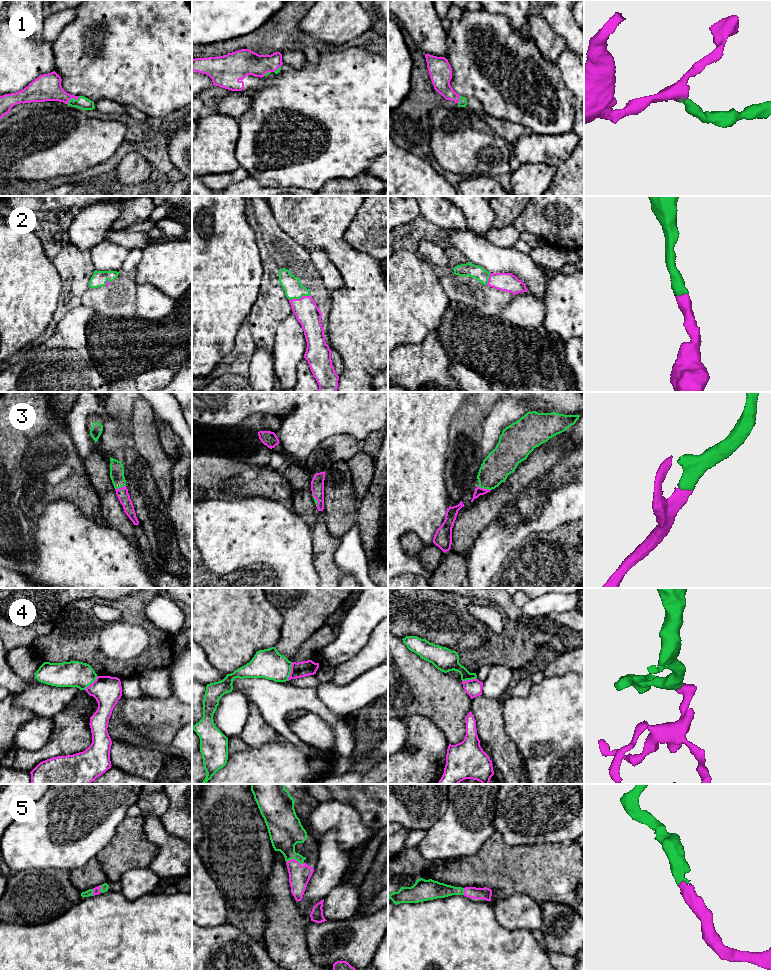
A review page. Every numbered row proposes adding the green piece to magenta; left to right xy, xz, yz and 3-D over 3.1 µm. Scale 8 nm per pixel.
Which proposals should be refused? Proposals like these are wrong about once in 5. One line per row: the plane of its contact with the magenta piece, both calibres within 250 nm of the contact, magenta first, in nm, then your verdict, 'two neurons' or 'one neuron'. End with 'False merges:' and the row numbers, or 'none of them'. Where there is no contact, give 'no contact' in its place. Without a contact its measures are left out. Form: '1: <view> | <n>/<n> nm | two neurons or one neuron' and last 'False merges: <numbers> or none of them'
1: xy | 220/100 nm | one neuron
2: xz | 190/150 nm | one neuron
3: yz | 70/240 nm | one neuron
4: xz | 130/240 nm | two neurons
5: xz | 170/280 nm | one neuron
False merges: 4

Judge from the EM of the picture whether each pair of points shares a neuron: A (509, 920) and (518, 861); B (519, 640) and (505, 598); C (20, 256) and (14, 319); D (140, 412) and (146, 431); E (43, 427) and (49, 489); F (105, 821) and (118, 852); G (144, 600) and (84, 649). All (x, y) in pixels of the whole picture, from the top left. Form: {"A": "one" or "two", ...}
{"A": "two", "B": "two", "C": "one", "D": "one", "E": "one", "F": "two", "G": "one"}

